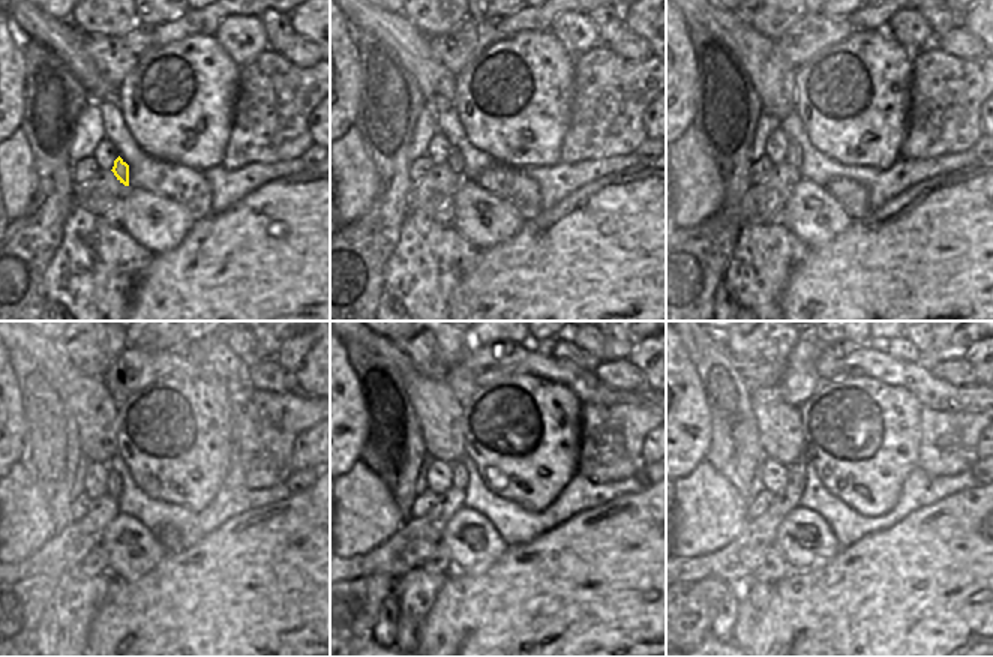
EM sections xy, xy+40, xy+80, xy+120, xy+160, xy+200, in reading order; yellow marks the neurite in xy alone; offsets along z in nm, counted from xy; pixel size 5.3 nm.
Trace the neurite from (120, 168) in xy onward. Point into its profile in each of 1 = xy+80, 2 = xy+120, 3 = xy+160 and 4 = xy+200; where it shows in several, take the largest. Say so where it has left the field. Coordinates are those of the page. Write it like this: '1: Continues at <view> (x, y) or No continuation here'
1: Continues at xy+80 (792, 152)
2: Continues at xy+120 (114, 482)
3: Continues at xy+160 (459, 470)
4: Continues at xy+200 (797, 476)

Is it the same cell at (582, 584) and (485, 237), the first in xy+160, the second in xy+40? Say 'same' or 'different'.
different

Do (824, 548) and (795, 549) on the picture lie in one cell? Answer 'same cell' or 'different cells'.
same cell

